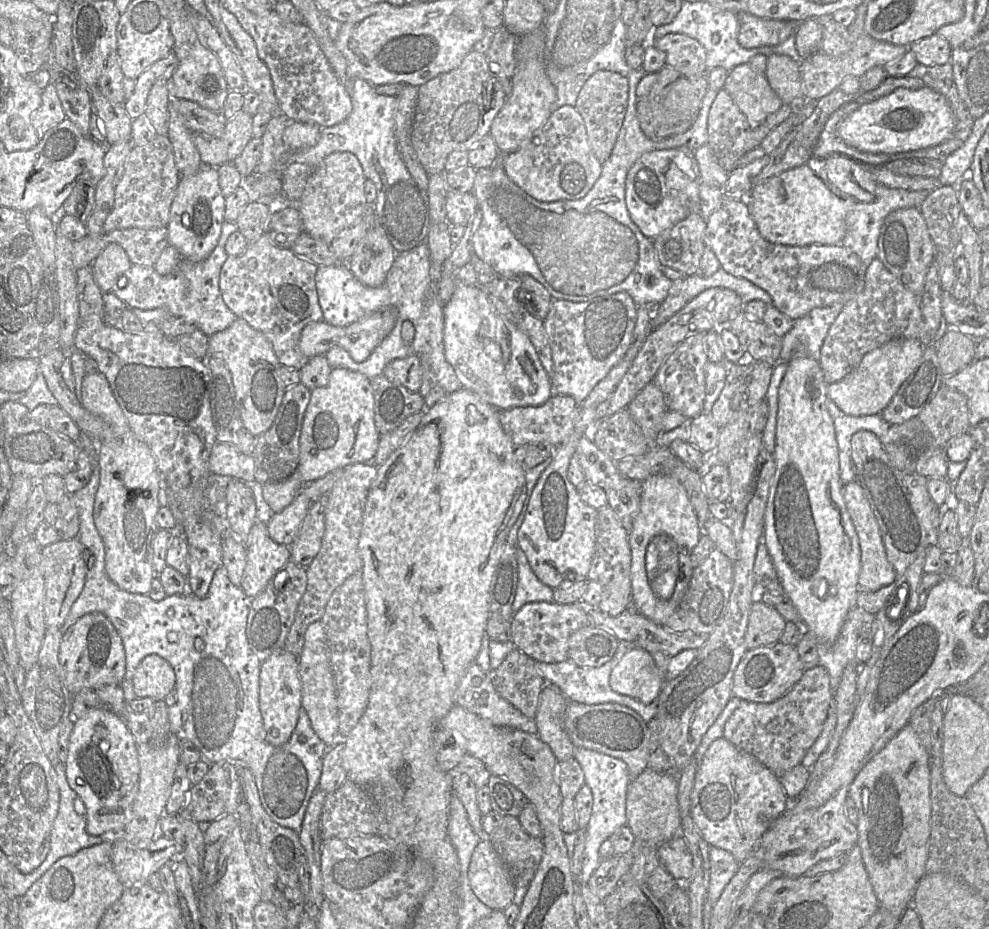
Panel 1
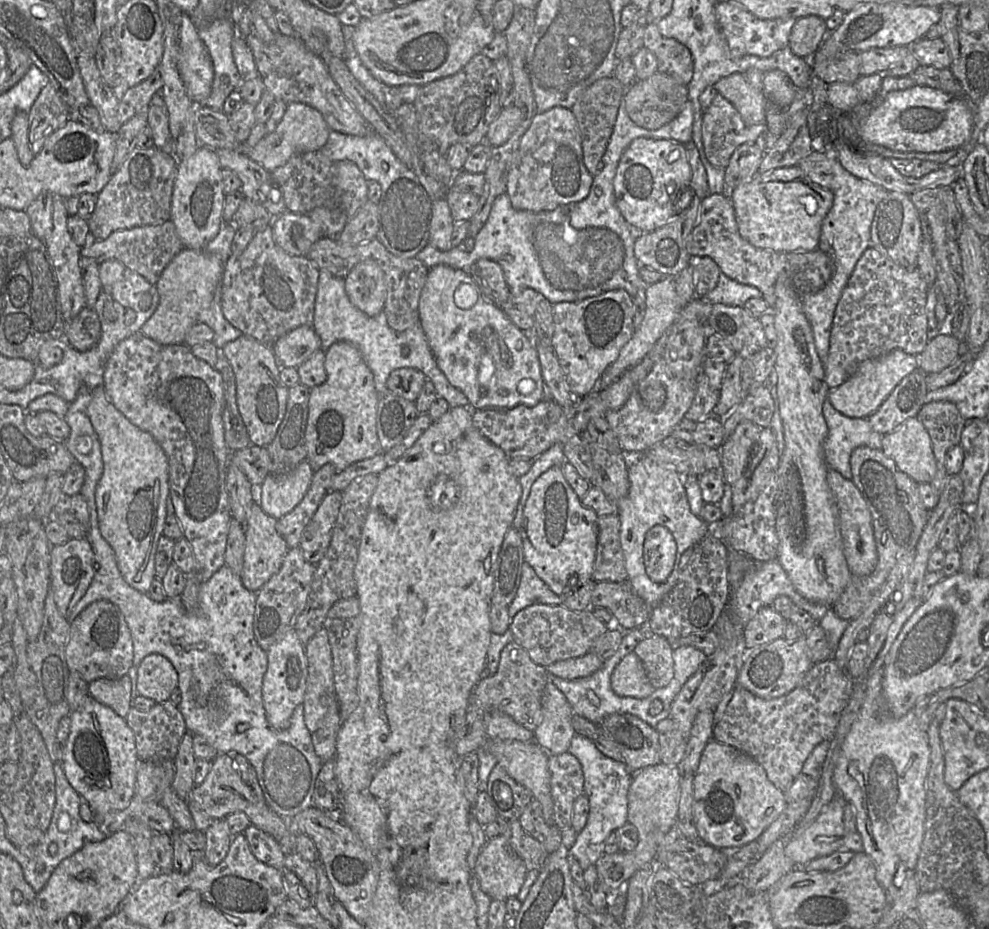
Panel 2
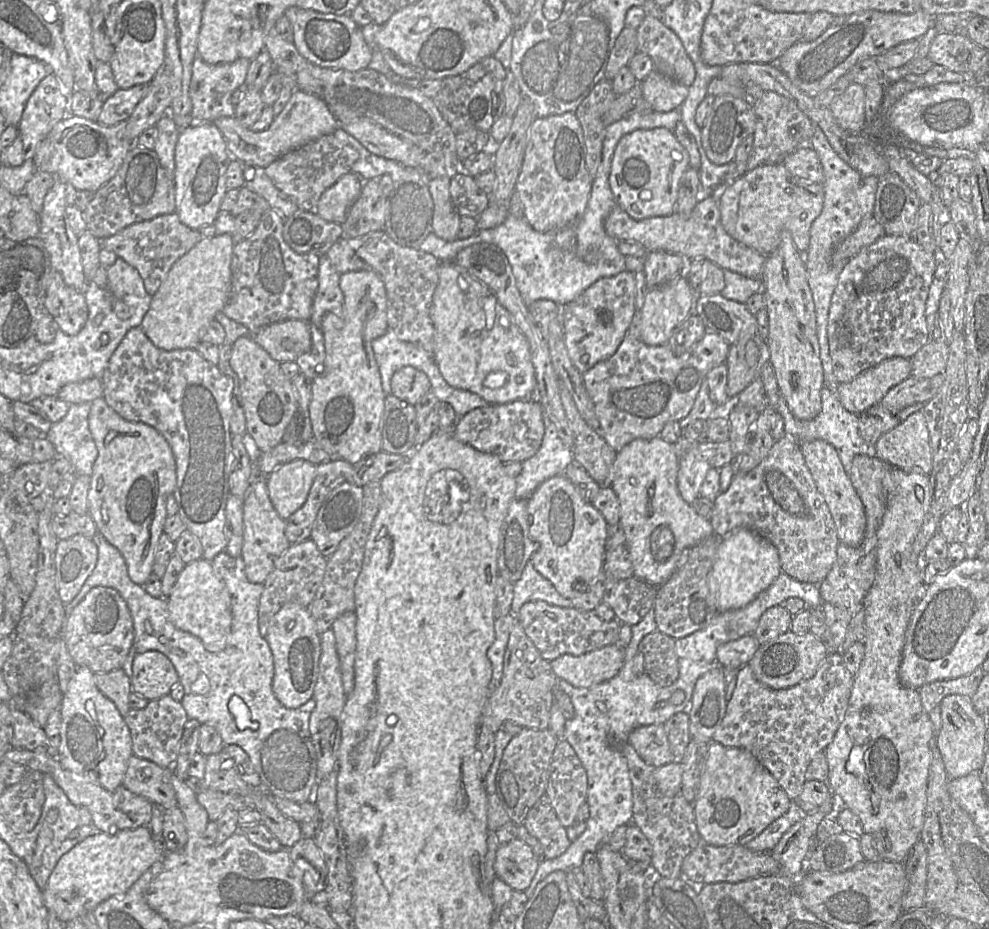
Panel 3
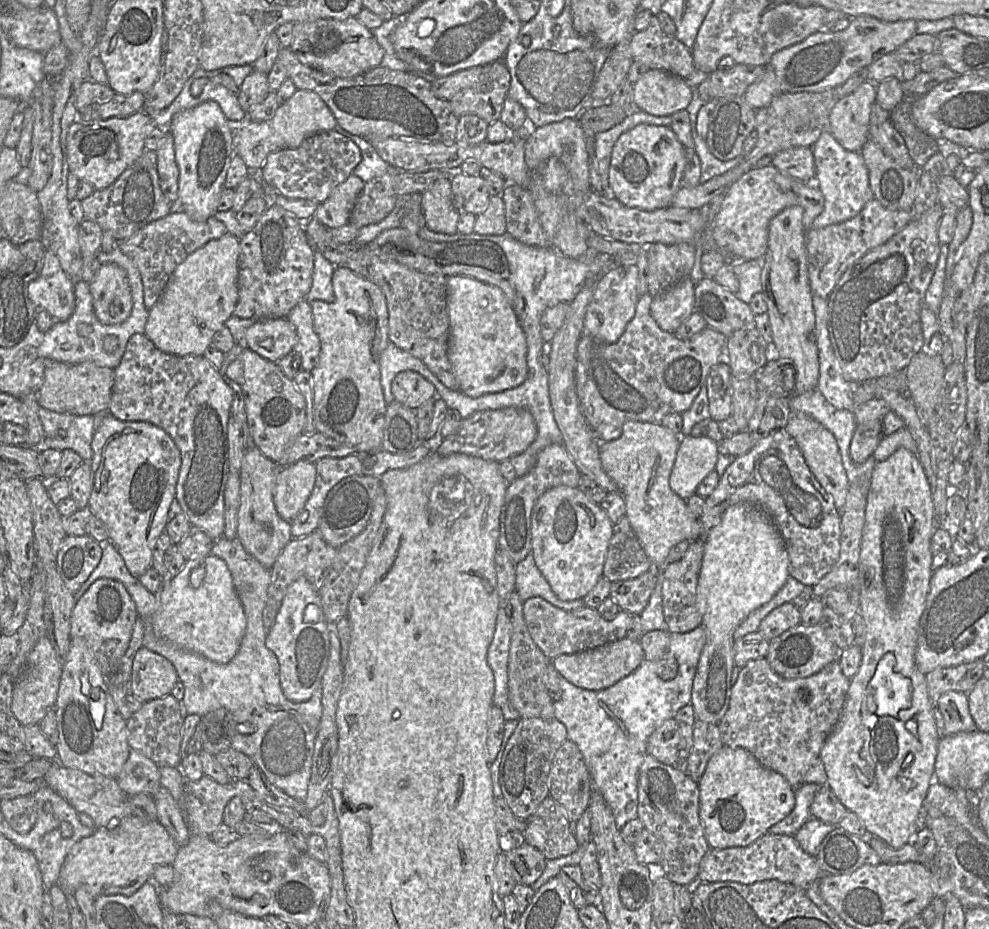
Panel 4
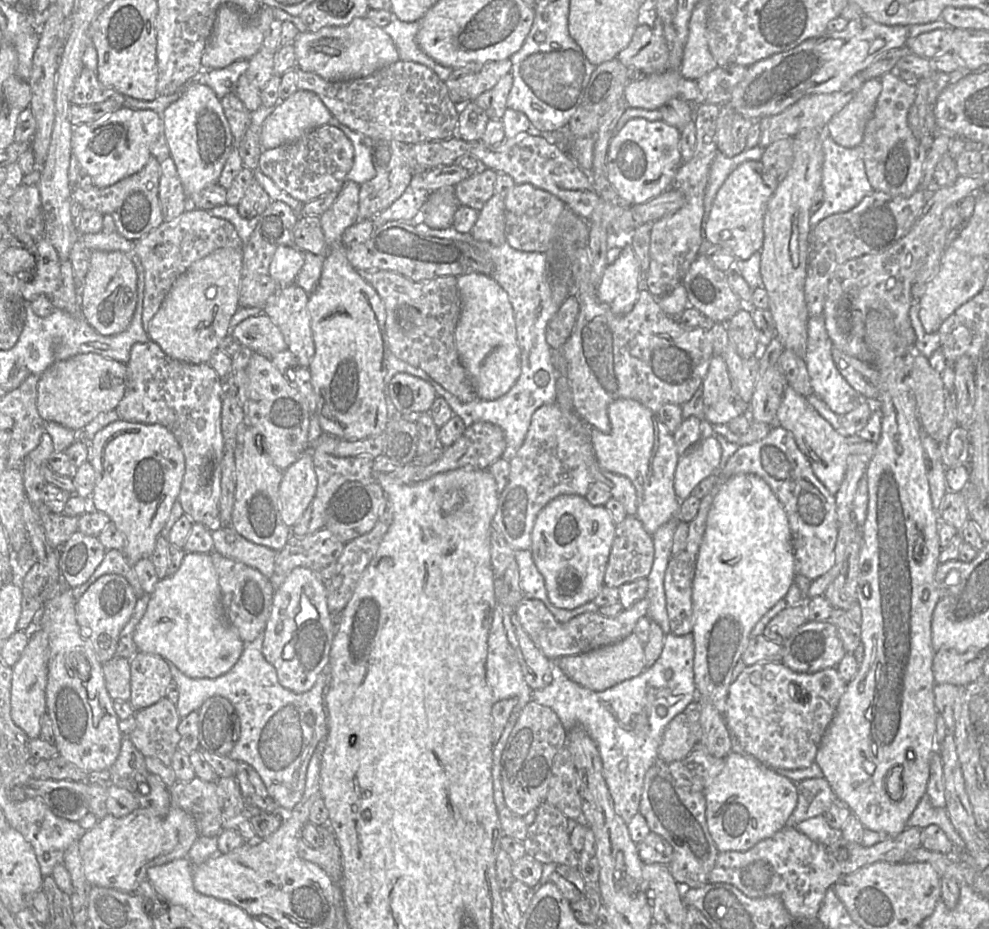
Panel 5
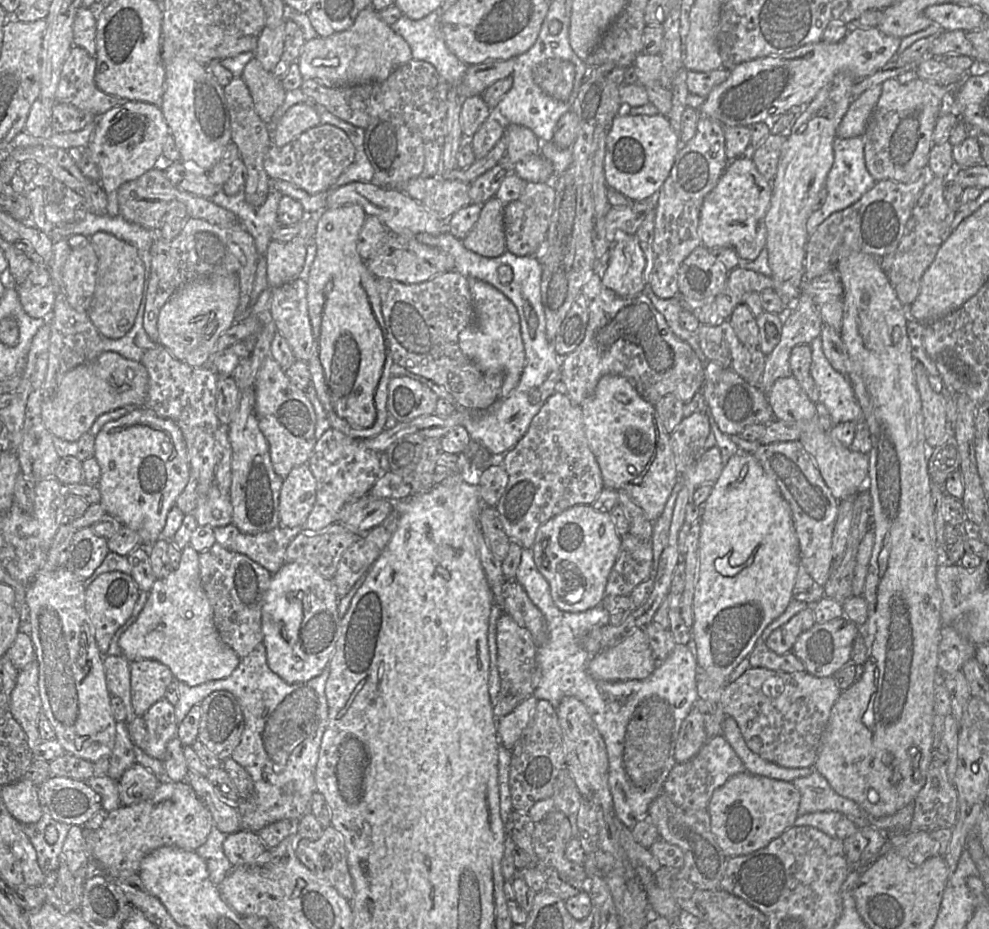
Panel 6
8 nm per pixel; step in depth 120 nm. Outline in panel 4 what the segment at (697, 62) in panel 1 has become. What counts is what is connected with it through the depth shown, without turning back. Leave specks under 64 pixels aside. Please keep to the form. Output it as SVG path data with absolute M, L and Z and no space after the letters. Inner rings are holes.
M652 14L646 29L633 34L630 39L630 49L633 60L645 64L650 70L663 70L686 80L696 69L692 50L688 49L675 36L665 33L655 14Z

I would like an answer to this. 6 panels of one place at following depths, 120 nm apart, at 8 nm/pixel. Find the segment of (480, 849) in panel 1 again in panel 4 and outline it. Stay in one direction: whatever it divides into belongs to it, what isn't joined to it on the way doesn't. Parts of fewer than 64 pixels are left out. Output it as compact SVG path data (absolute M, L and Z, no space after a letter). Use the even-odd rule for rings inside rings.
M526 842L505 852L506 868L518 884L531 886L543 873L546 861L535 847Z

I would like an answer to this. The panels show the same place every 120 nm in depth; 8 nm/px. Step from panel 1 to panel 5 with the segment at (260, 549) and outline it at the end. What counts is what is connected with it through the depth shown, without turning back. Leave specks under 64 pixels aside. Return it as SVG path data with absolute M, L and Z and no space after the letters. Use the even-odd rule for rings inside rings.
M244 424L237 434L234 448L235 461L235 497L231 515L231 526L245 539L275 550L277 553L285 546L289 538L290 527L286 526L279 511L279 486L283 471L274 466L270 456L263 451L262 437L249 424Z

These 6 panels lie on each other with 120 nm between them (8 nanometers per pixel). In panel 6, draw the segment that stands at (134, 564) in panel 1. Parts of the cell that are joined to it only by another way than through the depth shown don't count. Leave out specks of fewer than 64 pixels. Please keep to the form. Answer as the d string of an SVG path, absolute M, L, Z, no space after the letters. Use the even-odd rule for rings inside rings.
M134 408L127 415L106 423L95 436L94 456L100 467L97 485L100 505L123 526L138 533L144 547L152 546L160 537L166 517L188 484L190 464L187 447L180 428L172 420L159 417L150 409Z

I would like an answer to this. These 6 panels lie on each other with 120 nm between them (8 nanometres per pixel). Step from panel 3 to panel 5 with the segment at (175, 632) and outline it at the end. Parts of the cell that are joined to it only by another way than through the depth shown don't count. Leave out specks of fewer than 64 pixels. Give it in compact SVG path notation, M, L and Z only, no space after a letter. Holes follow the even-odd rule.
M231 525L213 530L211 534L214 551L255 568L268 579L271 578L277 556L275 550L245 539ZM116 549L107 550L104 559L100 565L96 568L92 576L81 586L72 589L73 596L77 601L88 587L93 584L99 577L107 574L116 574L124 577L131 587L137 598L140 598L146 594L134 572L132 565L127 561L123 552ZM264 633L244 649L235 665L217 678L190 678L168 662L173 684L179 691L176 709L181 718L198 711L210 697L222 696L235 707L241 733L229 757L252 766L264 782L268 794L283 813L291 811L301 800L310 759L318 743L327 736L327 716L324 695L328 688L328 668L322 671L313 687L304 693L294 693L280 685L276 669L264 657Z

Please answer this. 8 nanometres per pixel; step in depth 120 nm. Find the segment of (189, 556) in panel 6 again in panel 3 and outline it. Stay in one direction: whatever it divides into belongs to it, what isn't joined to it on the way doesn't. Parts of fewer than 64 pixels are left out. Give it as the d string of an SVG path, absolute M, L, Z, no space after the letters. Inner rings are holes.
M201 558L185 564L167 597L167 606L175 627L199 638L209 652L224 649L232 622L231 597L223 580L214 573L211 561Z

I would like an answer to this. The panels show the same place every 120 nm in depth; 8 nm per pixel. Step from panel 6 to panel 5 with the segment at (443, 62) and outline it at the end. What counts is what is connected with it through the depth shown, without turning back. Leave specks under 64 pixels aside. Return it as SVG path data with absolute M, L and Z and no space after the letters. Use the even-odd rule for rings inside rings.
M394 17L383 29L393 40L399 60L425 65L445 82L454 69L438 64L419 48L416 42L419 26L419 22L404 22Z

